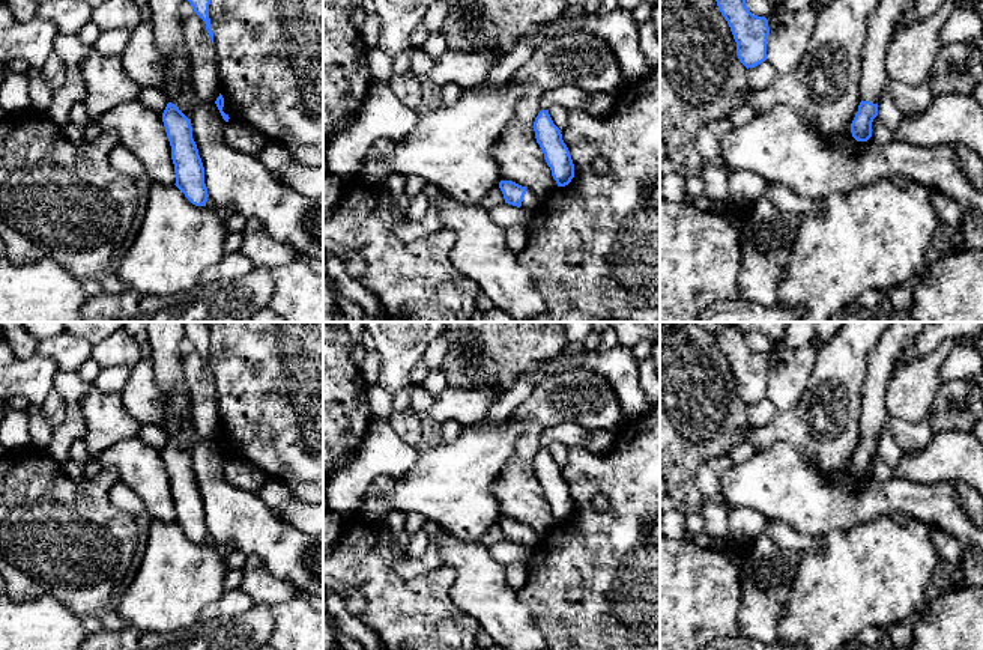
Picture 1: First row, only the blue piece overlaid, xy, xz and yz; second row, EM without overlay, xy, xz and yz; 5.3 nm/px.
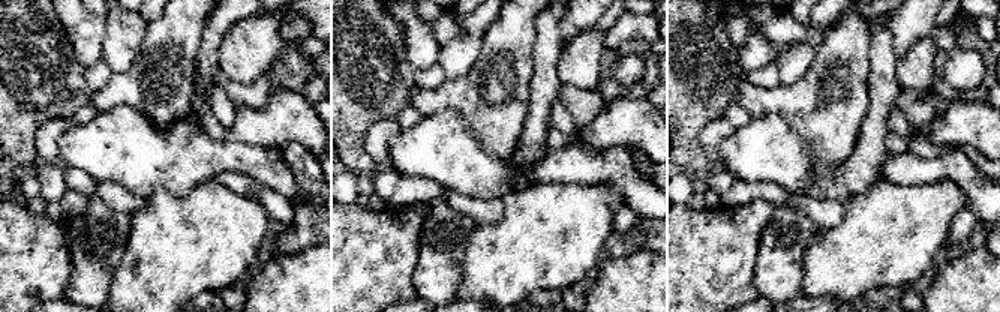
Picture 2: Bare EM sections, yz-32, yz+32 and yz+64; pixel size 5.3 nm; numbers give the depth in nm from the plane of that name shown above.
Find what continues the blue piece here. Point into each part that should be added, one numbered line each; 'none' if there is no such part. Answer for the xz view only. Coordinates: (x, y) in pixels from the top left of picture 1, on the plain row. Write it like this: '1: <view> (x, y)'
1: xz (531, 536)

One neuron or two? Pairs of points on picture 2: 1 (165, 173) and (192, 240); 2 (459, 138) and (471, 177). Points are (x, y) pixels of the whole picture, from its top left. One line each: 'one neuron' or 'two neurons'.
1: two neurons
2: one neuron

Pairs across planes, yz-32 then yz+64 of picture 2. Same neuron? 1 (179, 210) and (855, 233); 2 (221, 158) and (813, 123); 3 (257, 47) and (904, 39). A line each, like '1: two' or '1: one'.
1: one
2: two
3: two

